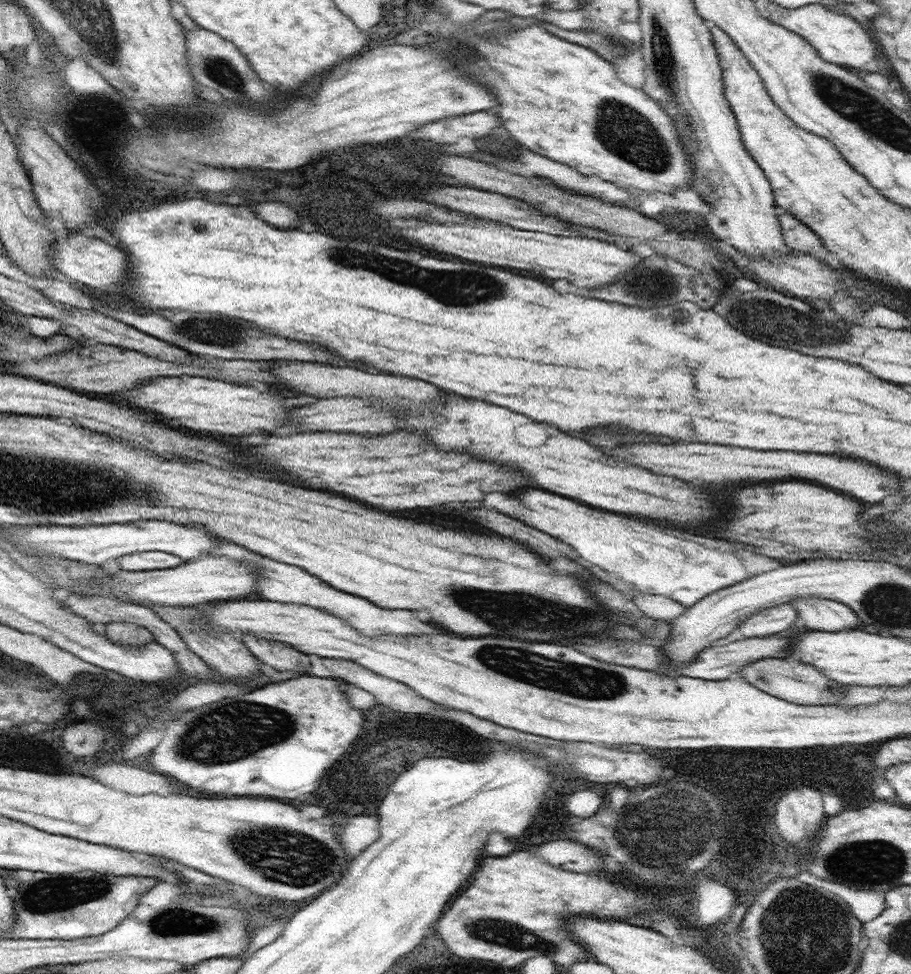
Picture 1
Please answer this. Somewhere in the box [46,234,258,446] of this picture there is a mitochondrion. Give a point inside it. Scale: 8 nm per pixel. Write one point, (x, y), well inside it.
(219, 333)

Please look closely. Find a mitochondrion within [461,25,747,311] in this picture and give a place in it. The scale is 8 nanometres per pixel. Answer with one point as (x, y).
(647, 149)

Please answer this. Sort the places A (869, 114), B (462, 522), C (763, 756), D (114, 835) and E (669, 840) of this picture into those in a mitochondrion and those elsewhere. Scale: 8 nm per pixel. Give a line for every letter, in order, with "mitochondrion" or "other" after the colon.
A: mitochondrion
B: other
C: other
D: other
E: mitochondrion

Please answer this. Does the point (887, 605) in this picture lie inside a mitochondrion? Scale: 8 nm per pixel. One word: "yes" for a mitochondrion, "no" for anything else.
yes

